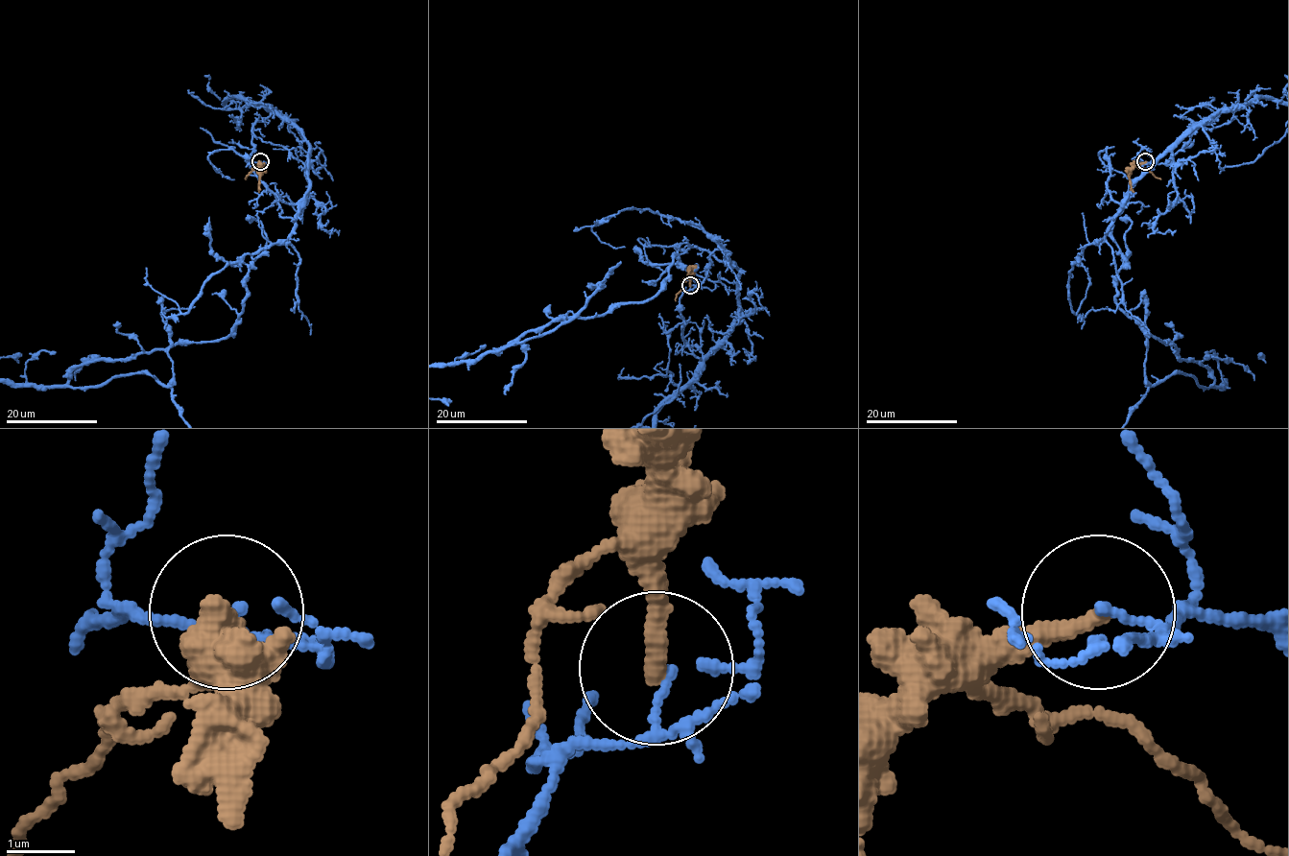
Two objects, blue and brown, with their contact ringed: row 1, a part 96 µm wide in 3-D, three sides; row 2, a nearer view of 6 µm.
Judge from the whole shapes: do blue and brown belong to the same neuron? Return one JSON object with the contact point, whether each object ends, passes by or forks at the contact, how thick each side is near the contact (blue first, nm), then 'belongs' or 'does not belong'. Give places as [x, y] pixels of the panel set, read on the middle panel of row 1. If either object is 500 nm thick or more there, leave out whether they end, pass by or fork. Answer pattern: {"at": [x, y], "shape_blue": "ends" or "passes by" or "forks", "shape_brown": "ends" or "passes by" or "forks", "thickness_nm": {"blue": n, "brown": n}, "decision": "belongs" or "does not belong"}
{"at": [690, 285], "shape_blue": "passes by", "shape_brown": "ends", "thickness_nm": {"blue": 80, "brown": 280}, "decision": "does not belong"}

